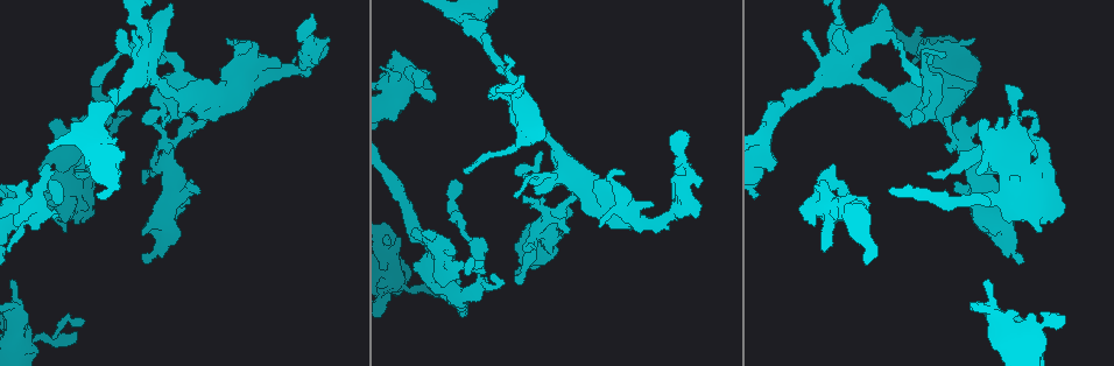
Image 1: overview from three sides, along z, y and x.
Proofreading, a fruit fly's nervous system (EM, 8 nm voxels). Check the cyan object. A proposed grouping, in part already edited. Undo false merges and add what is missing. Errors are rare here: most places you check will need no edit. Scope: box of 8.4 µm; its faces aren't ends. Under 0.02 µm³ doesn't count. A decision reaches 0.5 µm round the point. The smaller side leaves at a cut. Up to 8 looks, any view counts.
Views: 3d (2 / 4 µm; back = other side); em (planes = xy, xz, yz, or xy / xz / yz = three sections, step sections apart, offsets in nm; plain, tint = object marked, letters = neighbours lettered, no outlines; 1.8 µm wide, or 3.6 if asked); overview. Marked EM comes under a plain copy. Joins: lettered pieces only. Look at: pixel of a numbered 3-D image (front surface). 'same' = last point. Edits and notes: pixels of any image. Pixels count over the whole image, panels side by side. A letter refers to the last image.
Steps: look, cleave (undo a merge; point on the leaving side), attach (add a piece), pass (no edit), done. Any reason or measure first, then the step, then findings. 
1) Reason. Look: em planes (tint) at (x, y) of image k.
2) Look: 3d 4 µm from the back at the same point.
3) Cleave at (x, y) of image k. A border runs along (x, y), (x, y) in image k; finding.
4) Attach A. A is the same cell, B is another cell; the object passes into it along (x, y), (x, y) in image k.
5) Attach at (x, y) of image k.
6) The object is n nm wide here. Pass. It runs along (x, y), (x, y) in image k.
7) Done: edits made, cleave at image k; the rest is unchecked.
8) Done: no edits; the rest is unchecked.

An open end. Look: 3d 2 µm from the back at (456, 179) of image 1.

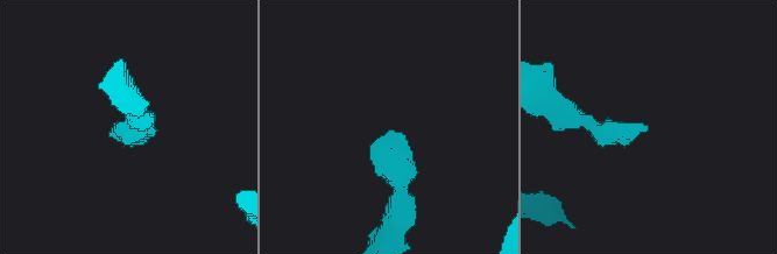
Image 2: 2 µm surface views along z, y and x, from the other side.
Shape alone is not enough. Look: em planes (letters) at (393, 130) of image 2.

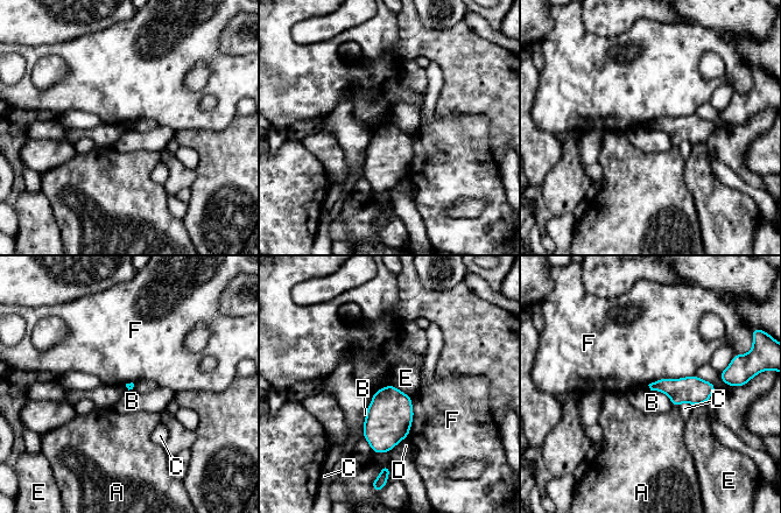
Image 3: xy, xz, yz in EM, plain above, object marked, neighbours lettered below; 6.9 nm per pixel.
The longest contact is with F, 340 nm. Pass. A, B, C, D, E and F are other cells; none of them fits.

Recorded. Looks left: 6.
Small branch off a trunk. Look: em 3.6 µm planes (letters) at (92, 145) of image 1.

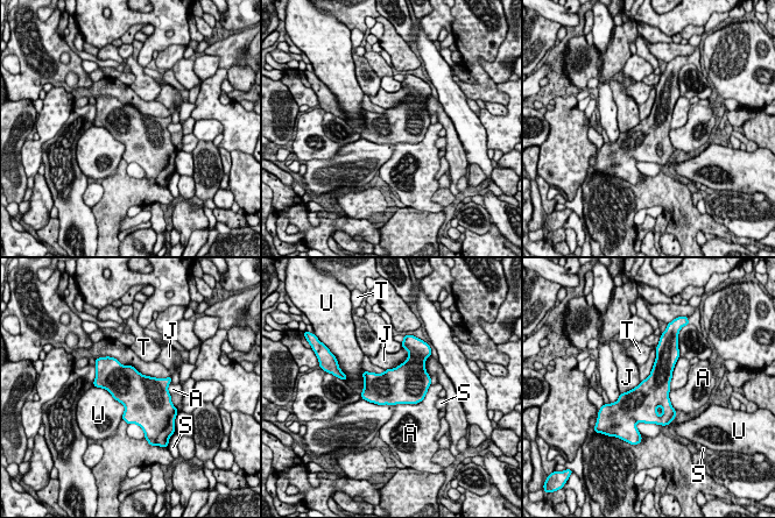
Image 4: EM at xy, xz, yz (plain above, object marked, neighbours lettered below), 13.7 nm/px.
The object is 500 nm wide here. Pass. A, J, S, T and U are other cells; a border runs along (408, 350), (402, 362), (385, 370) in image 4; all the same neuron.

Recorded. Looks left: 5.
Branch stops here. Look: 3d 2 µm at (53, 217) of image 1.

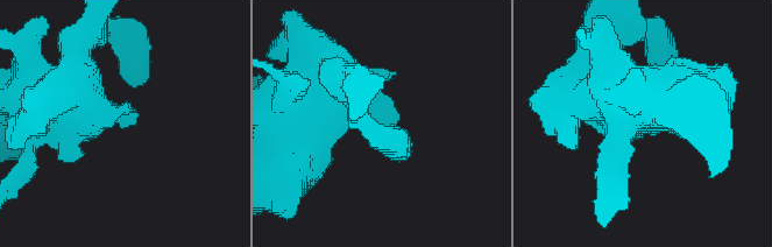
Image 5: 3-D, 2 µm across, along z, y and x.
Shape alone is not enough. Look: em yz step 4 (letters) at (122, 121) of image 5.

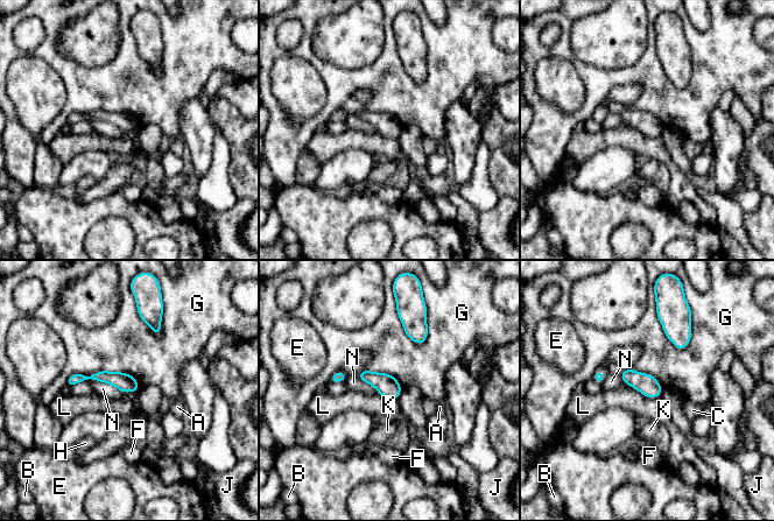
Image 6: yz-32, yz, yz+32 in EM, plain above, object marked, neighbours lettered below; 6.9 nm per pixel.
The longest contact is with G, 500 nm. Pass. A, B, C, E, F, G, H, J, K, L and N are other cells; a border runs along (89, 380), (122, 392), (139, 389) in image 6; no lettered piece goes on from it.

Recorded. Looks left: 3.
Calibre changes. Look: 3d 2 µm at (1041, 150) of image 1.

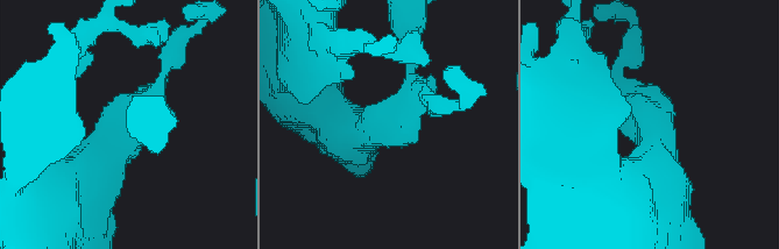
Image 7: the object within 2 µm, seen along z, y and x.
Look: em planes (tint) at (395, 119) of image 7.

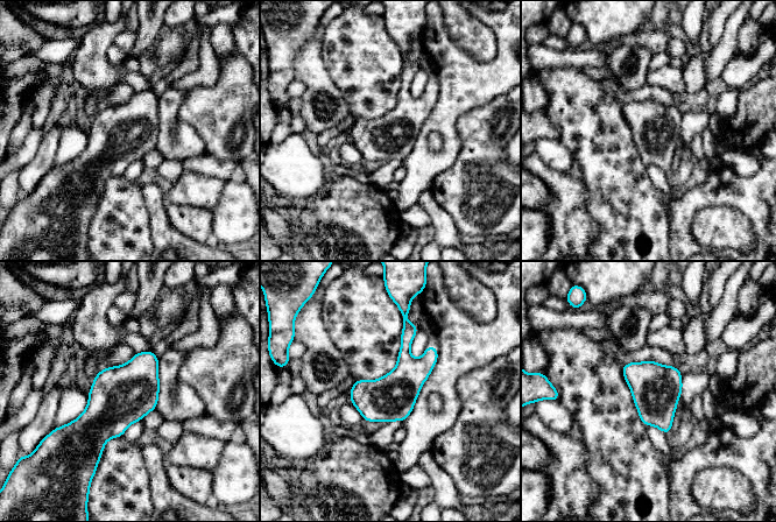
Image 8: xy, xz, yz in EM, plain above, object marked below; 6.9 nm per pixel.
Look: em planes (letters) at the same point.

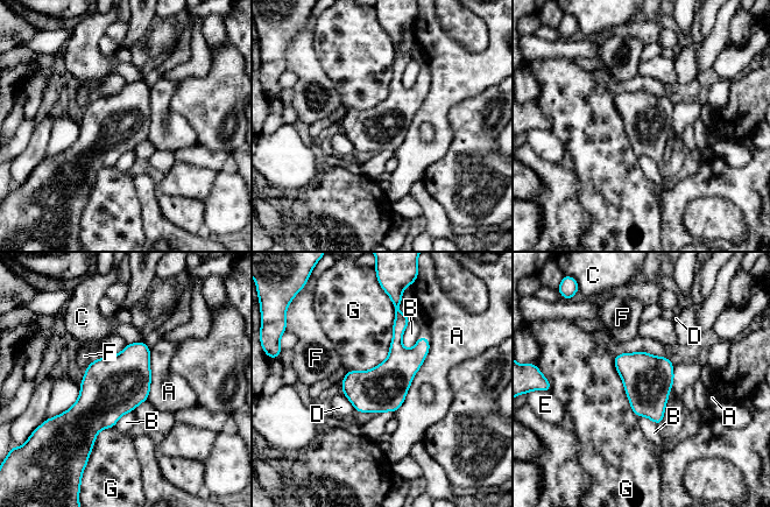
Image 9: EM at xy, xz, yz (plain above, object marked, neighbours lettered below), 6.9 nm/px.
The object is 320 nm wide here. Pass. A, B, C, D, E, F and G are other cells; a border runs along (393, 302), (388, 356), (347, 371) in image 9; continuous, no second neuron.

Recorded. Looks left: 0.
Done: no edits; the rest is unchecked.

